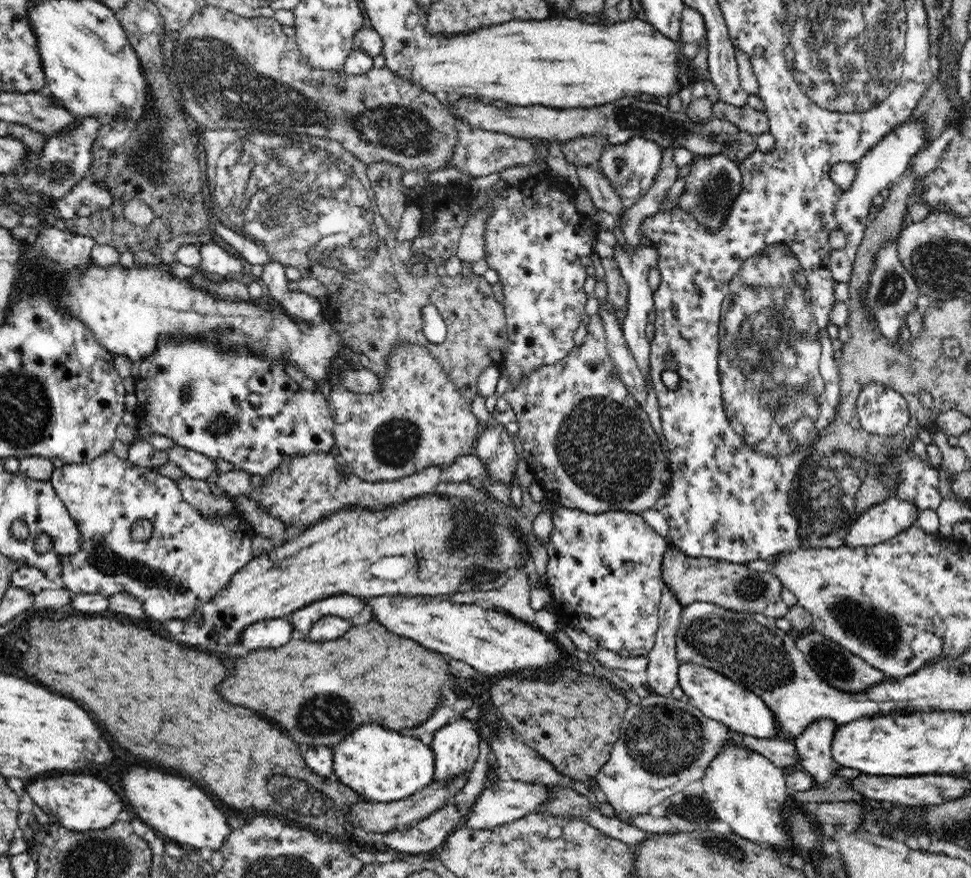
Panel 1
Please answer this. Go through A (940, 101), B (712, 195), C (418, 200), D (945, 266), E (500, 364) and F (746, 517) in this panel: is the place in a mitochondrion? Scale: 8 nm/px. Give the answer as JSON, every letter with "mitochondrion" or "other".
{"A":"other","B":"mitochondrion","C":"other","D":"mitochondrion","E":"other","F":"other"}

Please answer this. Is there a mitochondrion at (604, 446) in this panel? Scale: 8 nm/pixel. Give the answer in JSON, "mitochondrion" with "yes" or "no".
{"mitochondrion":"yes"}

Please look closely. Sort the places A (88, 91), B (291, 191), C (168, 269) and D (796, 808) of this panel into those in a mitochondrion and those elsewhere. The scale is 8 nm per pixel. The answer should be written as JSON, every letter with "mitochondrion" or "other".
{"A":"other","B":"mitochondrion","C":"other","D":"other"}

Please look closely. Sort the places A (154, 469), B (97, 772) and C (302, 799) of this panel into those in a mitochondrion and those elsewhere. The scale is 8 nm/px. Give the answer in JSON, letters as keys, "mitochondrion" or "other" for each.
{"A":"other","B":"other","C":"mitochondrion"}

